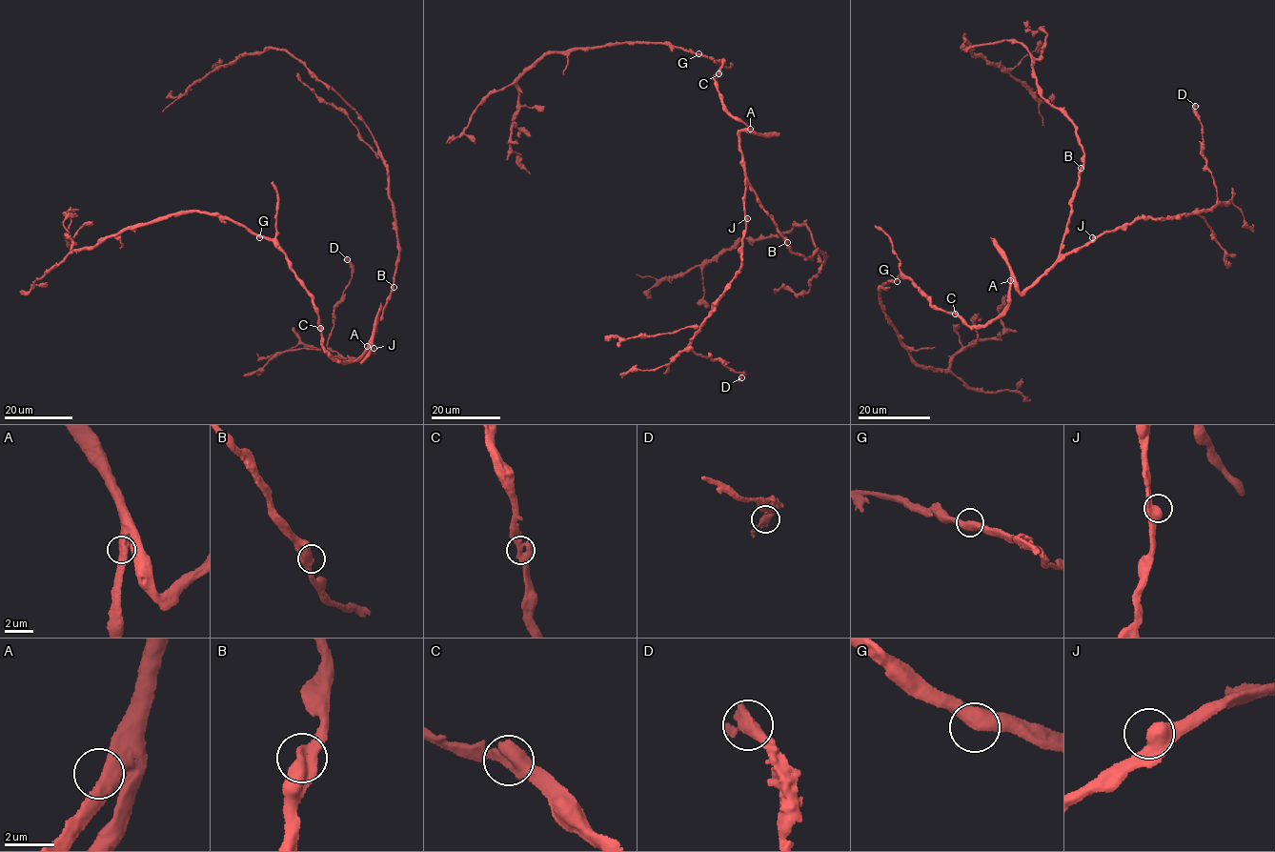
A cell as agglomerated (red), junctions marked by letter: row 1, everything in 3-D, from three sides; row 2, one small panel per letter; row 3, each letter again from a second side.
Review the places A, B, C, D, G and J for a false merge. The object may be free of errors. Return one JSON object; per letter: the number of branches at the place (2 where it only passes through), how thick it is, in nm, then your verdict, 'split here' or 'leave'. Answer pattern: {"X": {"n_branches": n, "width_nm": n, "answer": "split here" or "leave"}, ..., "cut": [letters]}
{"A": {"n_branches": 2, "width_nm": 500, "answer": "leave"}, "B": {"n_branches": 2, "width_nm": 500, "answer": "leave"}, "C": {"n_branches": 2, "width_nm": 500, "answer": "leave"}, "D": {"n_branches": 2, "width_nm": 500, "answer": "leave"}, "G": {"n_branches": 2, "width_nm": 500, "answer": "leave"}, "J": {"n_branches": 2, "width_nm": 500, "answer": "leave"}, "cut": []}

